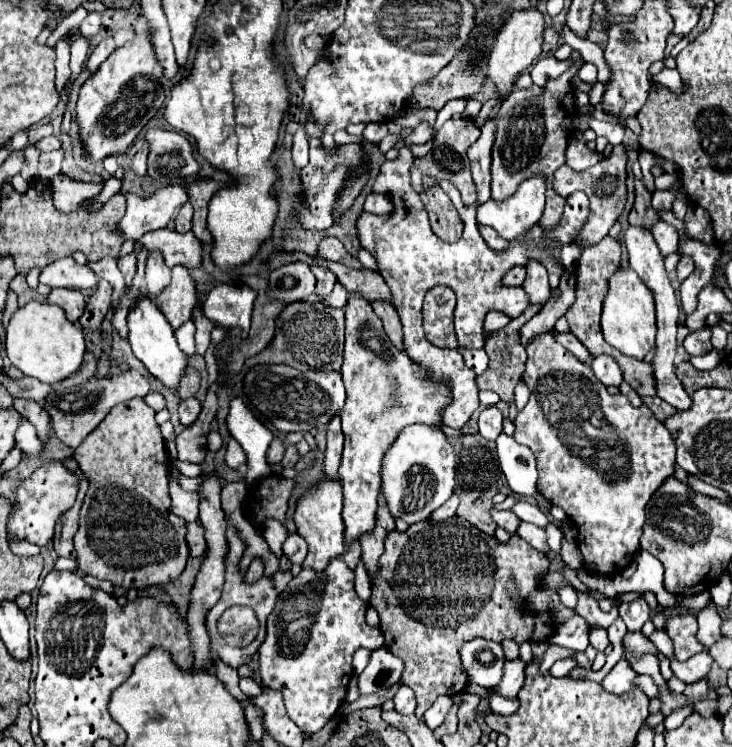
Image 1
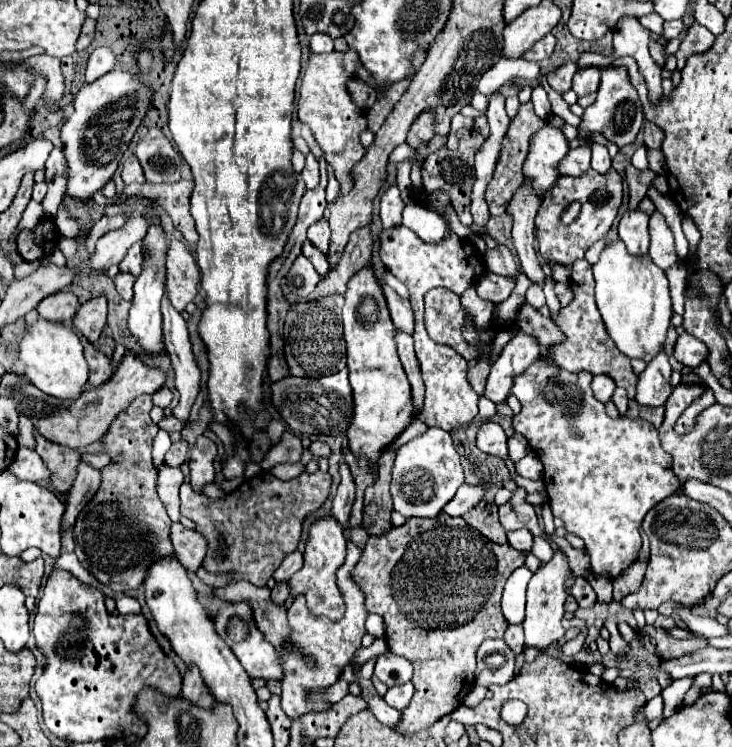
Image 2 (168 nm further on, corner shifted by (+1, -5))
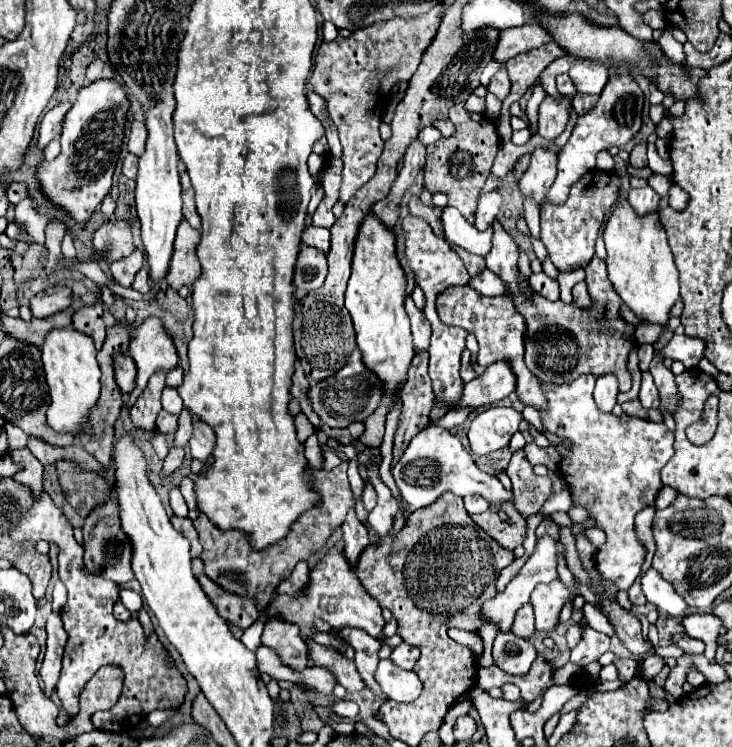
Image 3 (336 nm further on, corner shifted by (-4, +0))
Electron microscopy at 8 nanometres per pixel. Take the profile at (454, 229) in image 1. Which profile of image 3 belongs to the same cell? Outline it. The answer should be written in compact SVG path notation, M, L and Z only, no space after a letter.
M457 103L449 109L449 119L455 125L455 133L447 139L441 137L439 141L427 147L423 187L429 193L445 193L449 197L451 207L459 209L463 217L471 217L477 207L479 191L487 181L493 159L499 151L499 135L497 135L495 123L487 115L467 111L463 103Z

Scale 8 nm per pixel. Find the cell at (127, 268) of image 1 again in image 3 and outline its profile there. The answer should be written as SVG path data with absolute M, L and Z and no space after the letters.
M147 265L137 273L137 277L135 277L135 281L133 281L133 289L135 291L139 291L139 293L149 293L149 289L151 289L151 279L149 279L149 269L147 269Z

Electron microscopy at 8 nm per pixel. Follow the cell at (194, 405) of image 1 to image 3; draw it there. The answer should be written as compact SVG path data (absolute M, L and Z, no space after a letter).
M161 411L157 415L157 429L161 433L175 433L177 431L177 417L167 413L167 411Z

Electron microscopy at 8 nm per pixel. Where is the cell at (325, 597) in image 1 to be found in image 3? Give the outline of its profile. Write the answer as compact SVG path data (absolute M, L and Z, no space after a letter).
M373 459L367 469L367 479L377 491L377 507L369 513L369 527L375 529L379 535L387 535L393 527L395 515L399 513L399 503L391 495L389 487L379 477L379 461Z

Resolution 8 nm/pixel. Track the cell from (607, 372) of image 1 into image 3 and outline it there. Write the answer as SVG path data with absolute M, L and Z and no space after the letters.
M603 375L597 379L595 383L595 391L593 391L593 399L597 403L597 407L605 413L609 413L615 403L617 403L617 379L615 375Z

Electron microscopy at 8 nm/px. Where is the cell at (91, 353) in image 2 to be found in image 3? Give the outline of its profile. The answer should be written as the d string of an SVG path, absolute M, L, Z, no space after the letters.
M119 355L119 359L115 359L115 381L119 383L119 389L129 395L135 389L135 377L135 361L129 355Z

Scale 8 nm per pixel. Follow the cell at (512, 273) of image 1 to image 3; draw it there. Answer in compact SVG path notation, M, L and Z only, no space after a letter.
M483 269L479 275L471 277L469 279L469 285L475 291L479 291L481 295L489 295L489 297L505 295L505 283L495 273L491 273L489 269Z

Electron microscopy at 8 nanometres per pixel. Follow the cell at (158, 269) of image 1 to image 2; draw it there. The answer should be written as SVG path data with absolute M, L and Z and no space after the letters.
M164 290L162 296L162 316L164 316L164 346L172 360L172 368L176 374L176 390L180 394L180 404L172 410L172 414L178 418L188 418L190 408L200 392L202 374L192 354L186 320L172 306L168 290Z

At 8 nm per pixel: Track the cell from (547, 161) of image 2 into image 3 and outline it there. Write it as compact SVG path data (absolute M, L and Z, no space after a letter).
M547 95L543 103L539 105L539 135L543 139L553 139L561 135L569 123L571 115L571 99L561 95L559 99L553 99Z

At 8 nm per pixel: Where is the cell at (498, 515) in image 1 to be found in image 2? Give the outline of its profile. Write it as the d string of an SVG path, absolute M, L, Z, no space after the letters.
M518 488L512 494L512 498L504 506L498 508L498 516L500 516L500 524L504 530L526 528L532 532L532 536L538 536L542 532L538 526L536 512L532 504L526 502L526 492L522 488Z

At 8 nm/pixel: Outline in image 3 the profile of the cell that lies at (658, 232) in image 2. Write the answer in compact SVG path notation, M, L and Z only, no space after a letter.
M651 173L651 177L649 177L649 185L661 195L661 197L665 197L667 195L667 191L669 191L669 187L671 187L671 183L673 183L673 179L671 179L671 175L659 175L659 173Z

